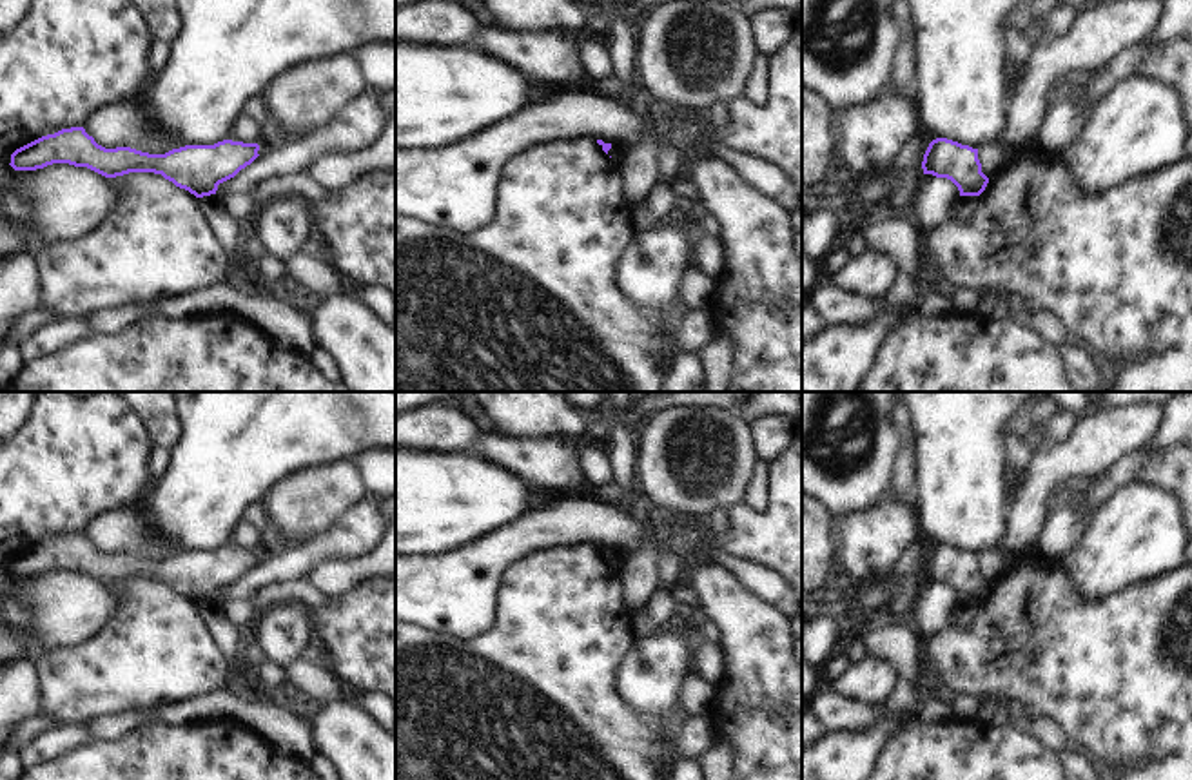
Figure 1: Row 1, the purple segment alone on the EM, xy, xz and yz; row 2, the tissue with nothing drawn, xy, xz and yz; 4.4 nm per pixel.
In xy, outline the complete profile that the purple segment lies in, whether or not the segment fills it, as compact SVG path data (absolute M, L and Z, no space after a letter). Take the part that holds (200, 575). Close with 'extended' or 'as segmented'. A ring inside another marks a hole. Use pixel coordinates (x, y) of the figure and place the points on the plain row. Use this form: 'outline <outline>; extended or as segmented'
outline M83 533L42 542L11 561L15 577L36 577L53 570L87 573L105 584L129 579L154 579L196 604L216 600L218 591L234 584L259 561L258 550L223 546L214 551L185 551L165 561L131 553L105 555Z; as segmented

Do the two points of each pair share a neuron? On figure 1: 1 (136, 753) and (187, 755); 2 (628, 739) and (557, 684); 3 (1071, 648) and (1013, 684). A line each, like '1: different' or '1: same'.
1: same
2: same
3: same

